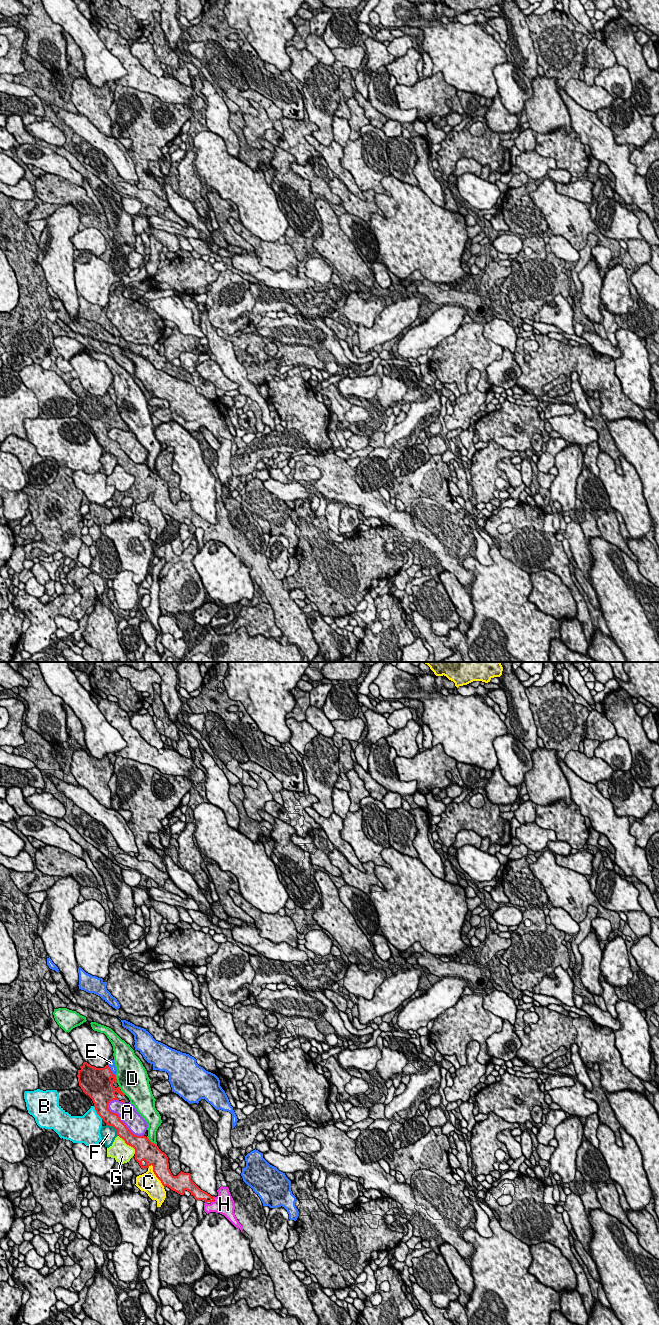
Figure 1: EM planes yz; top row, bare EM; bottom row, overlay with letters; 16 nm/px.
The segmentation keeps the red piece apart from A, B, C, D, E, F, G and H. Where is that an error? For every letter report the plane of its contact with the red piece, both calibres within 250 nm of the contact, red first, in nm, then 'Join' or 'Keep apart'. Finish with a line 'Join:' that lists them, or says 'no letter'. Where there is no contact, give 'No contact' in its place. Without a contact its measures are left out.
A: Touches red in yz. Thickness 220 nm (red) against 300 nm. Keep apart
B: Touches red in yz. Thickness 300 nm (red) against 380 nm. Keep apart
C: Touches red in yz. Thickness 280 nm (red) against 320 nm. Keep apart
D: Touches red in yz. Thickness 320 nm (red) against 160 nm. Keep apart
E: Touches red in yz. Thickness 420 nm (red) against 120 nm. Keep apart
F: Touches red in yz. Thickness 220 nm (red) against 260 nm. Keep apart
G: Touches red in yz. Thickness 300 nm (red) against 300 nm. Keep apart
H: Touches red in yz. Thickness 170 nm (red) against 320 nm. Join
Join: H

